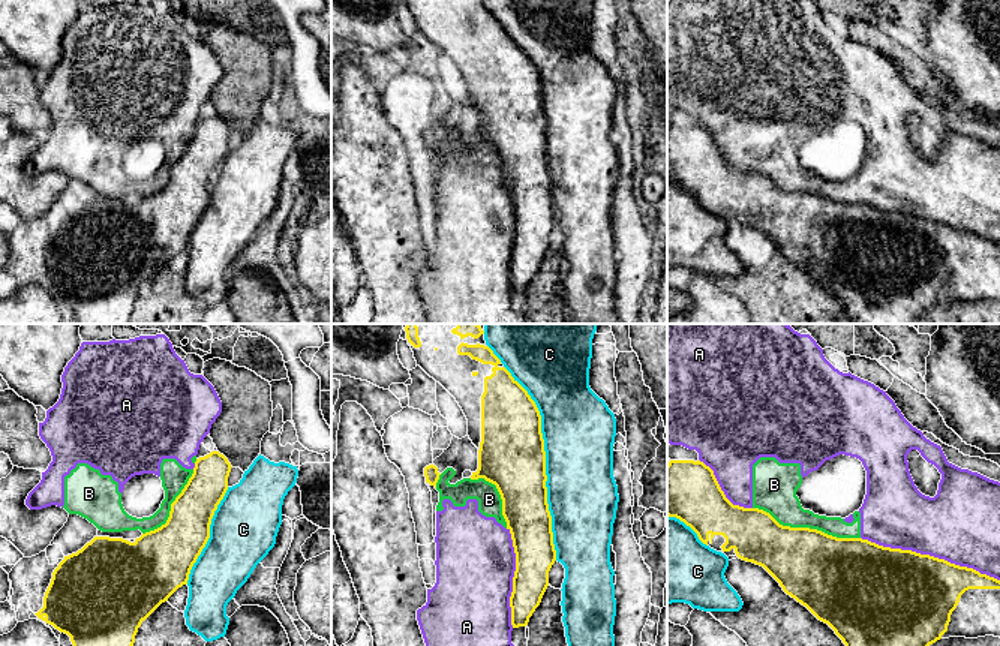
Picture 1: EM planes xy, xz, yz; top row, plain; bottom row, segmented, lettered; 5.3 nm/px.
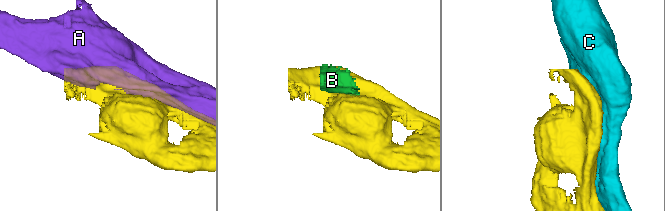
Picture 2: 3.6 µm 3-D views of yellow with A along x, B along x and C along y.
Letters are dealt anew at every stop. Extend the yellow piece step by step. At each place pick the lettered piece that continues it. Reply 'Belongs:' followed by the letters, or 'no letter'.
Belongs: no letter

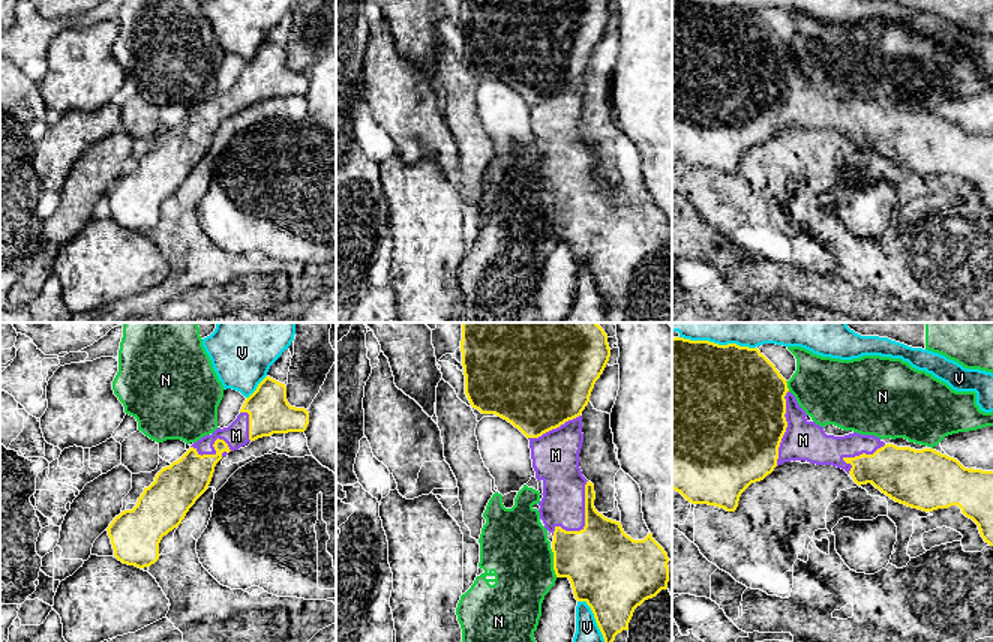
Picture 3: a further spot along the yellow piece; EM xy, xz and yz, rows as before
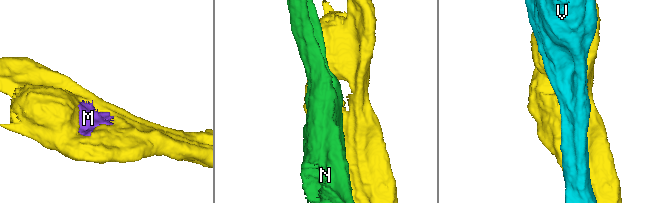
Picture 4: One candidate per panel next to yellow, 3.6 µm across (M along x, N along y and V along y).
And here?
Belongs: M

